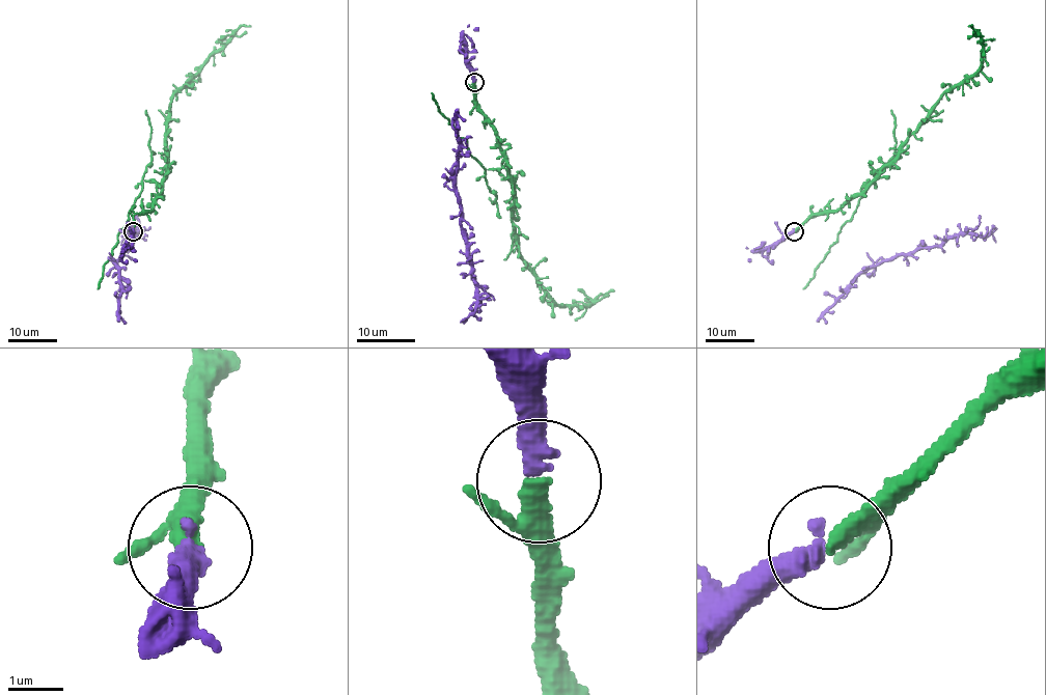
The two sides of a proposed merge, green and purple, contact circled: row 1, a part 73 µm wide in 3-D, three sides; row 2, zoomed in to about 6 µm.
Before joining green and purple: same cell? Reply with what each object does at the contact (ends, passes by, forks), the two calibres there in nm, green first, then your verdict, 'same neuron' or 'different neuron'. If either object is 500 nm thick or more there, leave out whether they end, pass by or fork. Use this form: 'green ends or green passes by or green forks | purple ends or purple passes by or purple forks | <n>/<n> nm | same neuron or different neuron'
green passes by | purple ends | 260/420 nm | same neuron

